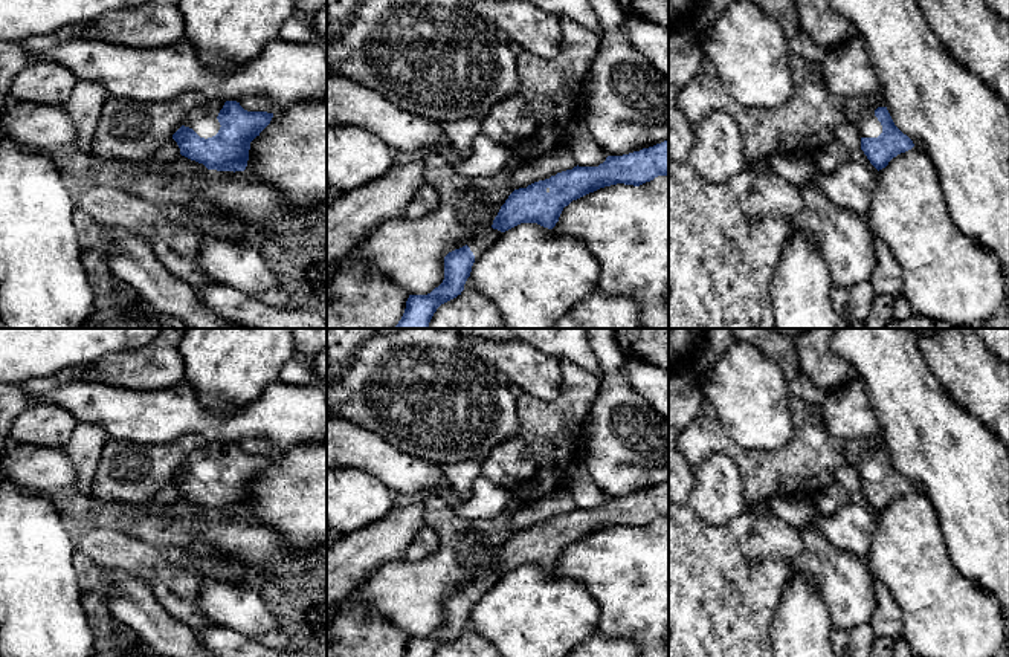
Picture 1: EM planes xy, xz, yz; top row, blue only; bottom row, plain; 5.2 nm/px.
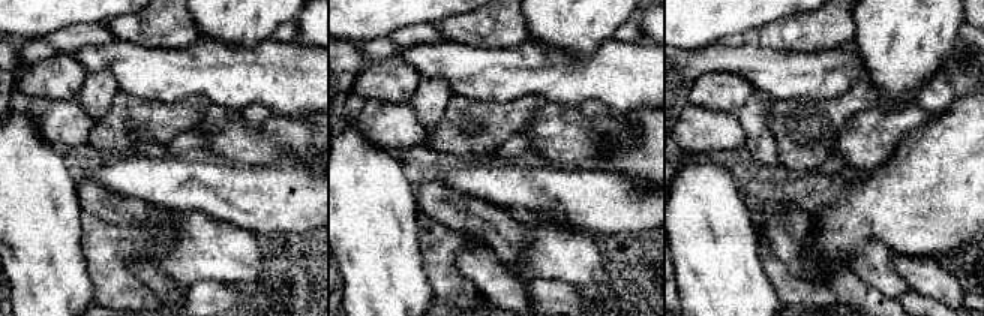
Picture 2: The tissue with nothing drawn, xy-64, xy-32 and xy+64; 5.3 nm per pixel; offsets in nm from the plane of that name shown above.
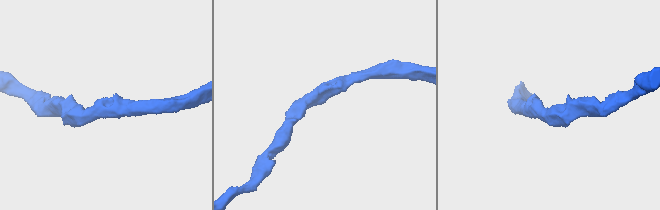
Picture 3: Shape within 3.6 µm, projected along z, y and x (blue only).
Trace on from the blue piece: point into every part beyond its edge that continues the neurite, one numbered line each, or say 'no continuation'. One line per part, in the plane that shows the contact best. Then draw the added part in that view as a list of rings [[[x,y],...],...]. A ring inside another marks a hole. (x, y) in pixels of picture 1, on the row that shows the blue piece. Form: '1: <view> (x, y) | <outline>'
1: xy (202, 119) | [[[208,99],[203,105],[194,107],[185,118],[183,125],[192,128],[200,138],[212,138],[220,130],[217,119],[226,101]]]

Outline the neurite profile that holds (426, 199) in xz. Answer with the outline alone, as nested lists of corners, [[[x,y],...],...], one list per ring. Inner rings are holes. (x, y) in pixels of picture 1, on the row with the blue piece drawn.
[[[424,182],[405,209],[403,217],[408,220],[418,220],[429,215],[437,206],[438,193],[434,186]]]

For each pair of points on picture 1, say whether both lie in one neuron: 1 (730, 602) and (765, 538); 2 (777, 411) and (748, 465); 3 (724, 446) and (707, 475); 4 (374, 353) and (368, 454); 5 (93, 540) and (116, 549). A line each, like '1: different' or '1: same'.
1: same
2: different
3: different
4: different
5: same

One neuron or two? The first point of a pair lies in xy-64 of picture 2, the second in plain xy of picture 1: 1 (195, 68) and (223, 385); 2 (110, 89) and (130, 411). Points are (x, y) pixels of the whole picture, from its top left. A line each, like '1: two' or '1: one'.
1: two
2: two

